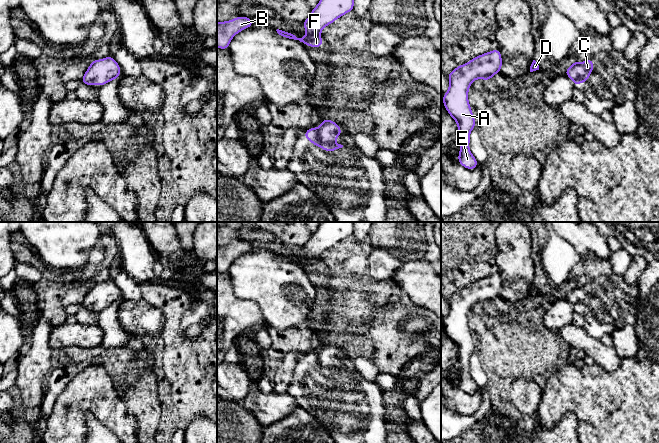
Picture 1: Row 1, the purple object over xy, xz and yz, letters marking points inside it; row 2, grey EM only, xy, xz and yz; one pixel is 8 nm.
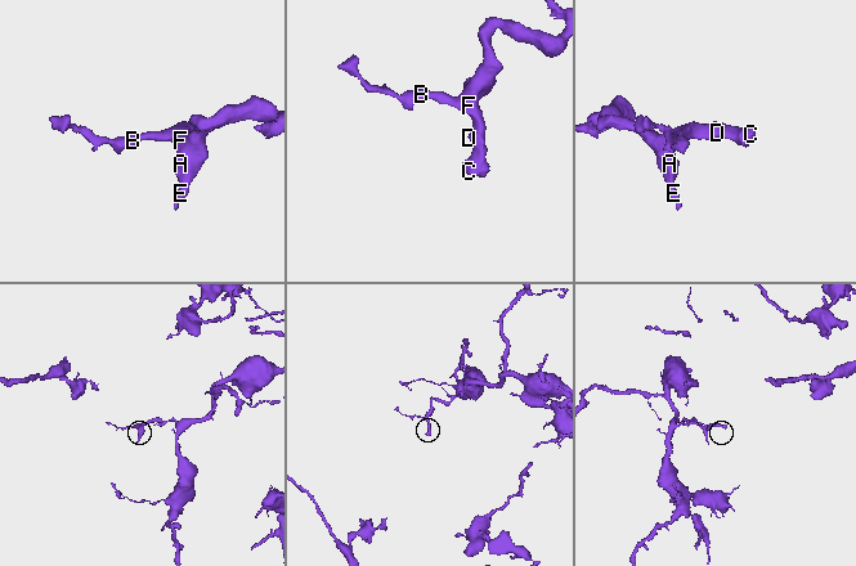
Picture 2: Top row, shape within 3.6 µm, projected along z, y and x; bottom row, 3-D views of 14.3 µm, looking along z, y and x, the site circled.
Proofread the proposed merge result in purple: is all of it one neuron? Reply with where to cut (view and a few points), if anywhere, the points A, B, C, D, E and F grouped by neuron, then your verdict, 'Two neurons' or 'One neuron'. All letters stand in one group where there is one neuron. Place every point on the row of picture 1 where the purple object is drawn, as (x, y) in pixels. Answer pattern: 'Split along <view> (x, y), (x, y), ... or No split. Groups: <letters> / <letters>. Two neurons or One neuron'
No split. Groups: A B C D E F. One neuron

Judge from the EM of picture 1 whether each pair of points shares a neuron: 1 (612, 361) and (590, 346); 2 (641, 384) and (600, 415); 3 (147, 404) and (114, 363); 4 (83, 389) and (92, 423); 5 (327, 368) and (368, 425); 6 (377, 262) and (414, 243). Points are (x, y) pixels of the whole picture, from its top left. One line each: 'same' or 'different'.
1: same
2: same
3: same
4: different
5: same
6: different

